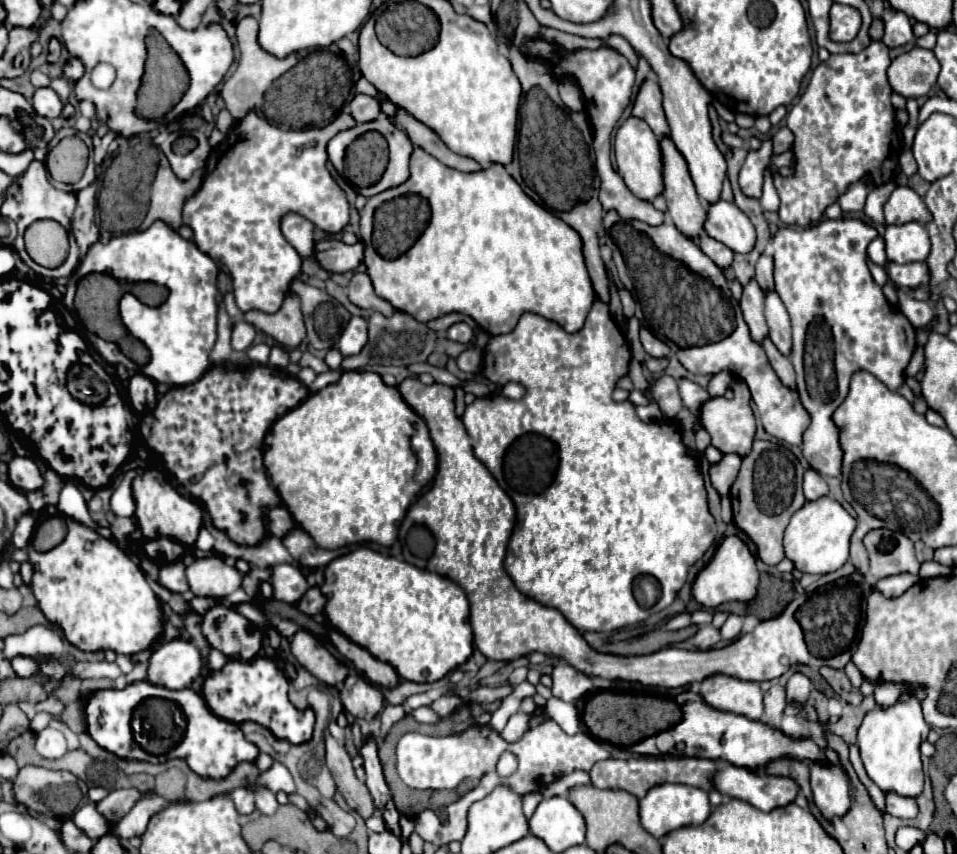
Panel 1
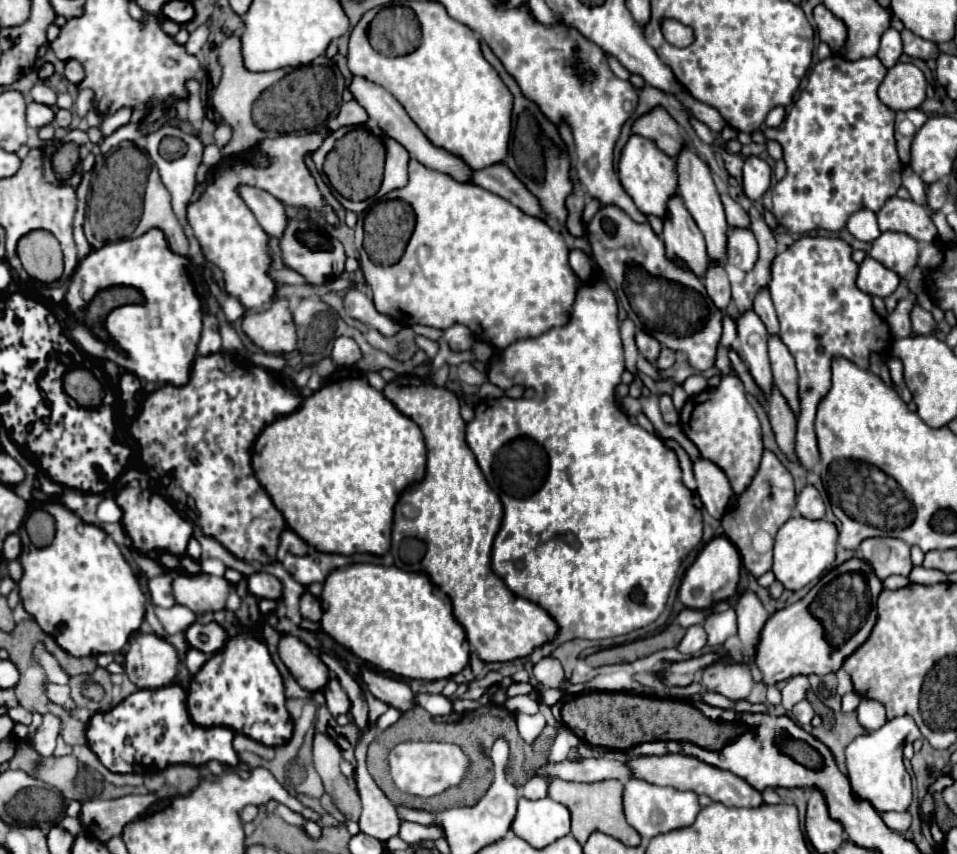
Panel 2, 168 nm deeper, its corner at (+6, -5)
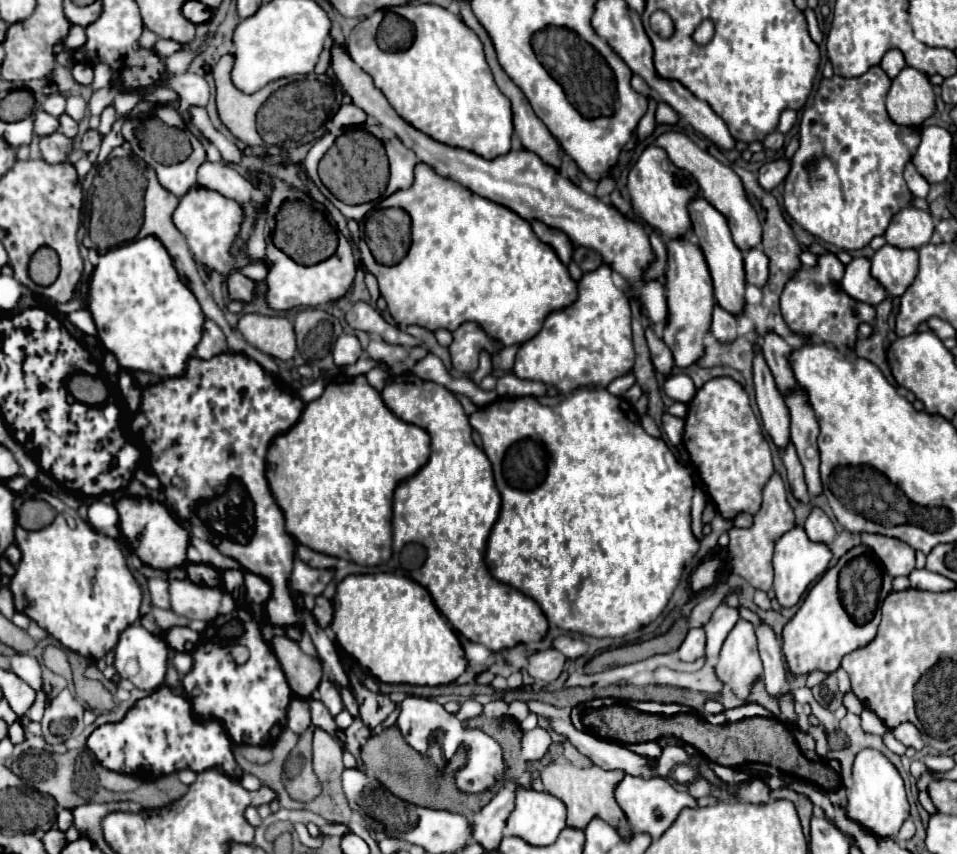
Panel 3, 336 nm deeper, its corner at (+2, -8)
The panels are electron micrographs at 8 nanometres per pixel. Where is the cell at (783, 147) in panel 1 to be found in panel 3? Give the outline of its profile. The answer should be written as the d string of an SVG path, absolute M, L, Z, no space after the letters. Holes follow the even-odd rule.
M773 130L773 132L763 140L765 148L769 148L769 150L781 150L781 148L783 148L783 142L785 142L785 136L783 136L779 130Z

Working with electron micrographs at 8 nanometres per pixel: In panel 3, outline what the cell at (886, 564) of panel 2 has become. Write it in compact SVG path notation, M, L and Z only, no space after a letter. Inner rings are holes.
M861 534L863 544L867 544L877 558L883 562L885 570L895 576L909 576L915 568L915 550L897 538L889 538L883 534Z

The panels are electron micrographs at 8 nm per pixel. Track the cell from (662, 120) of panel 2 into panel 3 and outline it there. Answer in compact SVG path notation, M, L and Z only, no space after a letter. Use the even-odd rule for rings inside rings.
M665 132L663 136L659 136L655 140L655 144L661 146L669 154L669 160L677 168L683 168L695 176L705 200L725 216L725 220L731 228L733 240L741 252L747 252L749 248L755 248L761 242L761 222L757 218L757 212L753 212L753 206L749 204L749 198L745 196L745 188L743 188L741 180L729 166L721 164L717 158L713 158L711 154L707 154L705 150L695 146L685 134L679 134L679 132Z

